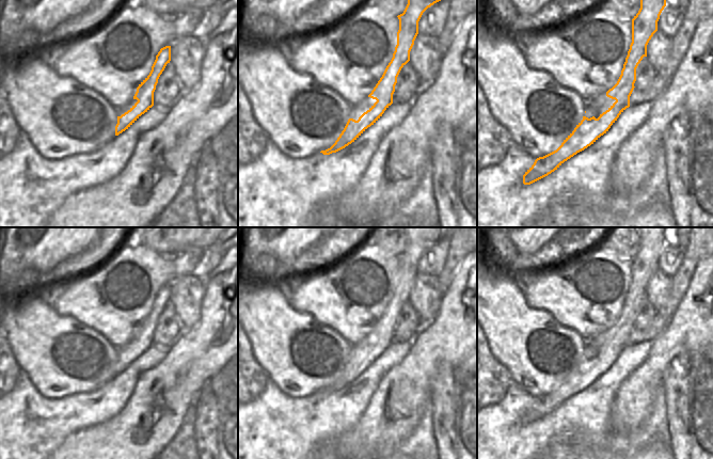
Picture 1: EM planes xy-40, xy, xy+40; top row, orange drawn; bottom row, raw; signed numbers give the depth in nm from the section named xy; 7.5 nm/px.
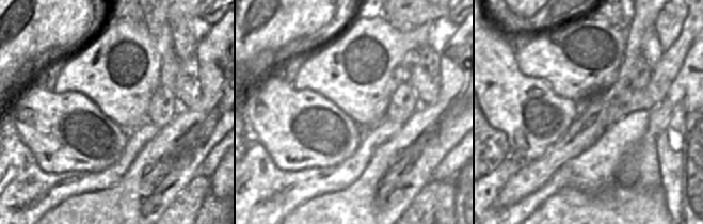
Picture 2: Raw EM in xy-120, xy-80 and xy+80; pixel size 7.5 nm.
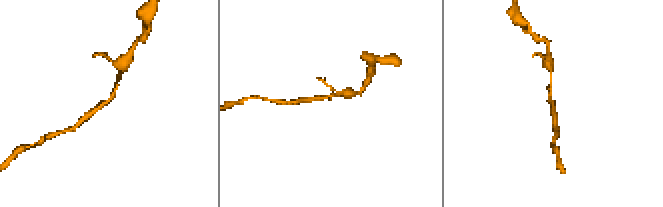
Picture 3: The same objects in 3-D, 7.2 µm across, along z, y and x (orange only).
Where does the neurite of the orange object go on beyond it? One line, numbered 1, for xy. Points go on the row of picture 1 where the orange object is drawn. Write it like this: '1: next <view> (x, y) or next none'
1: next none

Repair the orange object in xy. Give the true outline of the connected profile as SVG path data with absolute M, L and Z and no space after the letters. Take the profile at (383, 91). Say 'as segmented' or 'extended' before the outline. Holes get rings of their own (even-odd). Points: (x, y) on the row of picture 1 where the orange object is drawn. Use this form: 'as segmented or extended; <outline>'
as segmented; M408 0L403 13L397 16L399 19L399 30L397 32L397 45L393 58L382 77L368 95L368 97L377 101L358 121L349 118L335 143L330 148L320 153L330 155L354 142L393 104L397 77L401 68L410 61L410 51L418 34L418 21L423 13L439 1L441 0Z

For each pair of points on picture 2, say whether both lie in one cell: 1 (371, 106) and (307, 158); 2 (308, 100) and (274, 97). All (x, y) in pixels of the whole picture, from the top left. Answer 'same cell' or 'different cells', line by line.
1: different cells
2: same cell

